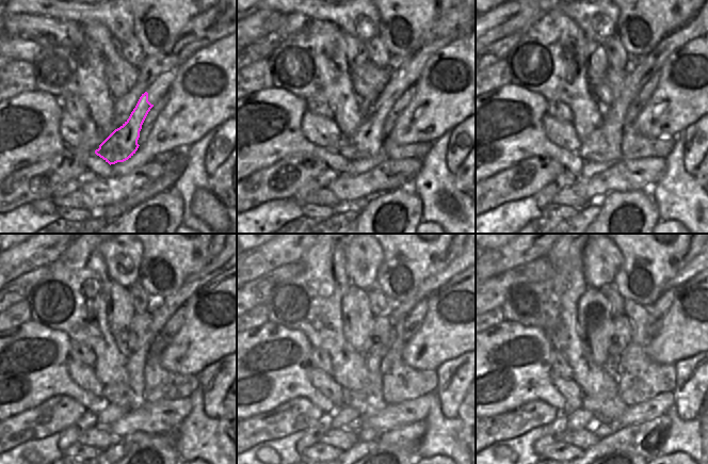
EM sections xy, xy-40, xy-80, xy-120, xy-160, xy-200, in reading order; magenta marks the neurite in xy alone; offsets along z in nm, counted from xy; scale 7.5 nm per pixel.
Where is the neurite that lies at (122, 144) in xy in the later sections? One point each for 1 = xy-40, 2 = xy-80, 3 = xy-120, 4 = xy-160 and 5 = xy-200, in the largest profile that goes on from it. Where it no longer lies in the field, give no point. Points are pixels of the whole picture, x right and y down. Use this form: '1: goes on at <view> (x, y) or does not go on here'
1: goes on at xy-40 (367, 141)
2: goes on at xy-80 (605, 144)
3: goes on at xy-120 (129, 394)
4: goes on at xy-160 (368, 401)
5: goes on at xy-200 (608, 411)

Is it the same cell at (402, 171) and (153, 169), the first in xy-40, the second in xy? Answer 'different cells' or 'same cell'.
same cell

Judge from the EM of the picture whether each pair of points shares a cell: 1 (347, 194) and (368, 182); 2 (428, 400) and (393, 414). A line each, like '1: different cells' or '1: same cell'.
1: same cell
2: same cell

